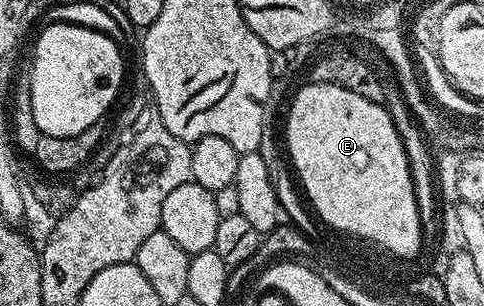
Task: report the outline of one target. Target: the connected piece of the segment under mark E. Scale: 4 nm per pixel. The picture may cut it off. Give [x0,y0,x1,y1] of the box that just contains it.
[285,83,425,258]

